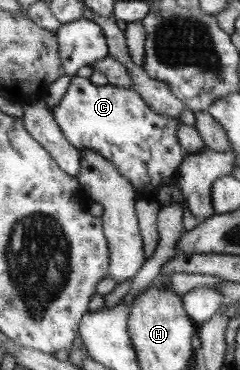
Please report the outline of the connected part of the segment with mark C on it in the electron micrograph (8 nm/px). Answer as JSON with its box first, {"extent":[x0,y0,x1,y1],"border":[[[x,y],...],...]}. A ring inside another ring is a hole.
{"extent":[51,76,186,200],"border":[[[74,76],[51,112],[62,134],[80,153],[90,148],[108,158],[136,188],[138,199],[154,200],[160,187],[174,180],[185,159],[186,152],[177,135],[181,122],[158,115],[132,88],[98,86],[88,78]]]}

